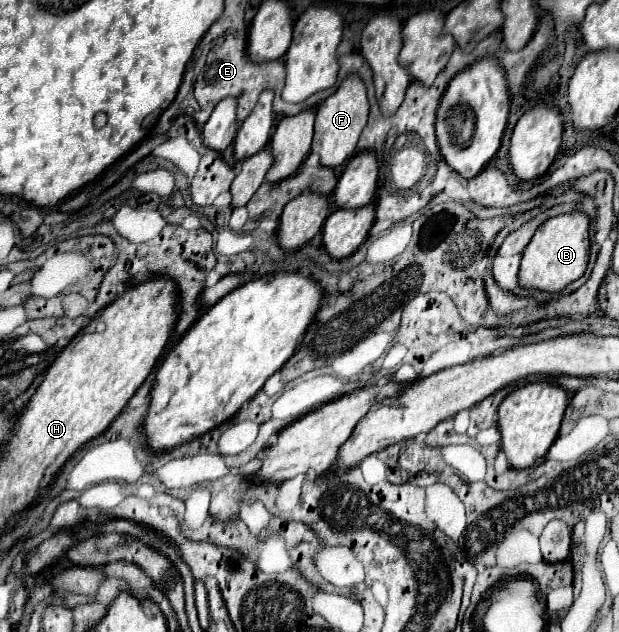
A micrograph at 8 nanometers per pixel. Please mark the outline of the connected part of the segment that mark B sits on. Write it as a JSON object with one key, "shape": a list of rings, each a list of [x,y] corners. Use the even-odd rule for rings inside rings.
{"shape":[[[570,212],[570,214],[548,218],[534,232],[530,244],[526,246],[526,252],[522,254],[522,264],[518,272],[520,284],[536,290],[560,292],[570,282],[578,280],[588,266],[588,254],[590,254],[588,224],[590,218],[584,212]]]}

